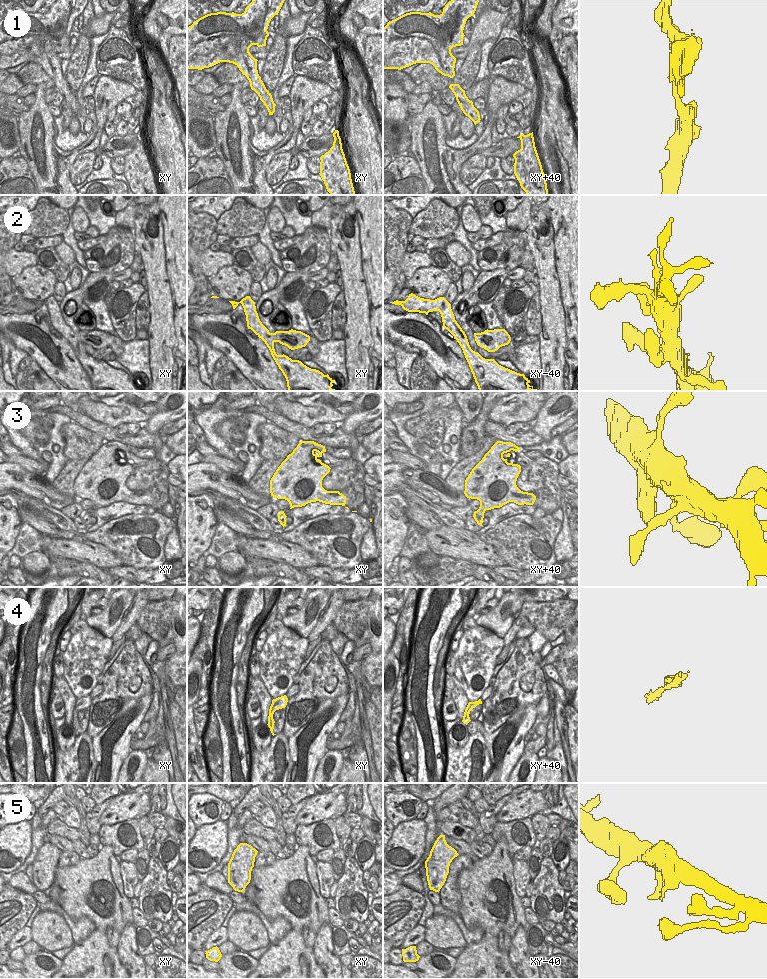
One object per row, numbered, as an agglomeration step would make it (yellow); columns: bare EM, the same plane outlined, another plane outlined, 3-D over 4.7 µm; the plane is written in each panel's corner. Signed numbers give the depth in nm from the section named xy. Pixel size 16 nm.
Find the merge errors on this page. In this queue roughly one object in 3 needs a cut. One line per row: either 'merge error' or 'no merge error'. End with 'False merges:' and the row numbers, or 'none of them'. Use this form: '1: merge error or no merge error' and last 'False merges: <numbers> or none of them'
1: merge error
2: no merge error
3: no merge error
4: merge error
5: no merge error
False merges: 1, 4

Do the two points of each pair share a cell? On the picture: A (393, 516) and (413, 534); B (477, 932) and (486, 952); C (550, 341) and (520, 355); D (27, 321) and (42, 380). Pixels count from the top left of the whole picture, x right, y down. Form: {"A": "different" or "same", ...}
{"A": "different", "B": "different", "C": "different", "D": "different"}

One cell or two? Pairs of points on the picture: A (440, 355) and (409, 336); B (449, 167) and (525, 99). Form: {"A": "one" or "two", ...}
{"A": "one", "B": "two"}

